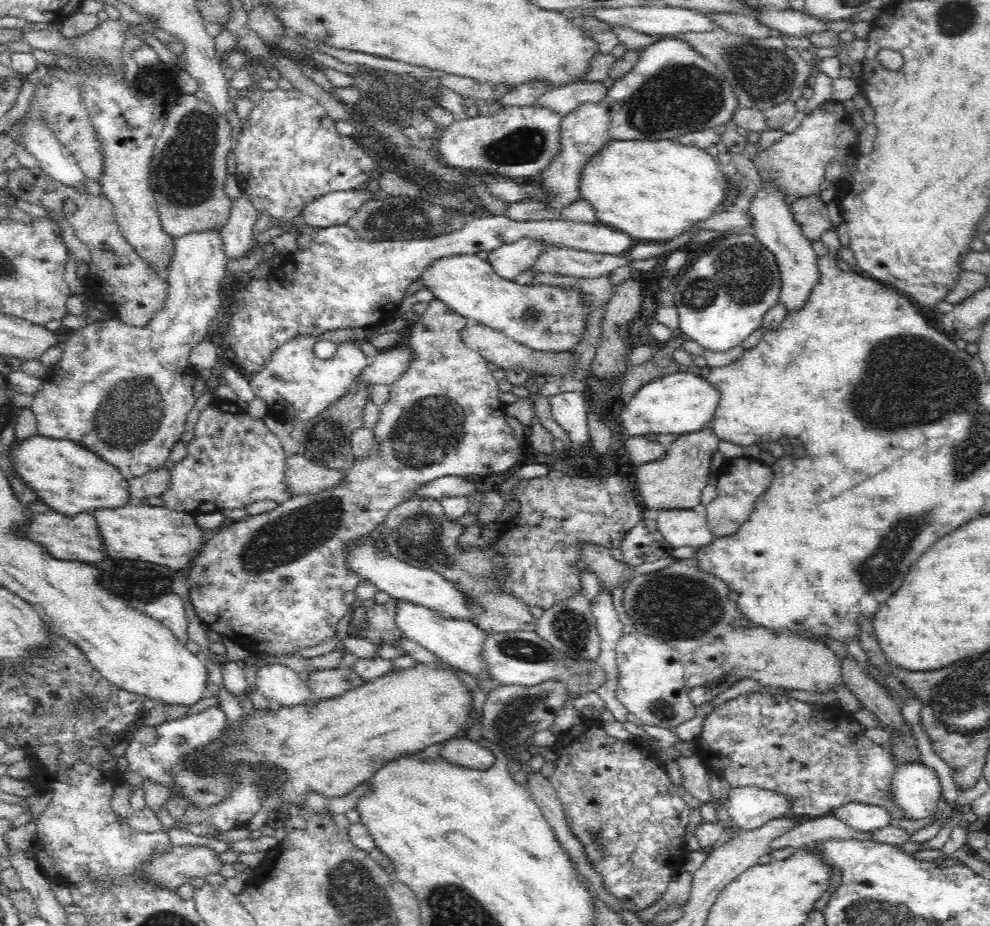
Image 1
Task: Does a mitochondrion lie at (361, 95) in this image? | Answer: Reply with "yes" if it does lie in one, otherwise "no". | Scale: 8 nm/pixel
yes

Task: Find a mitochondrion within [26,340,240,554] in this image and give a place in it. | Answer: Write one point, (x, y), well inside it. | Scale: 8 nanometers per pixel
(130, 409)

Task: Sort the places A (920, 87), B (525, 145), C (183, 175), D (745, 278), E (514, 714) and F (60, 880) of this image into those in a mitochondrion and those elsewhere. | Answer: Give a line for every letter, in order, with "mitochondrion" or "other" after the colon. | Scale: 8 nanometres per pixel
A: other
B: mitochondrion
C: mitochondrion
D: mitochondrion
E: mitochondrion
F: other

